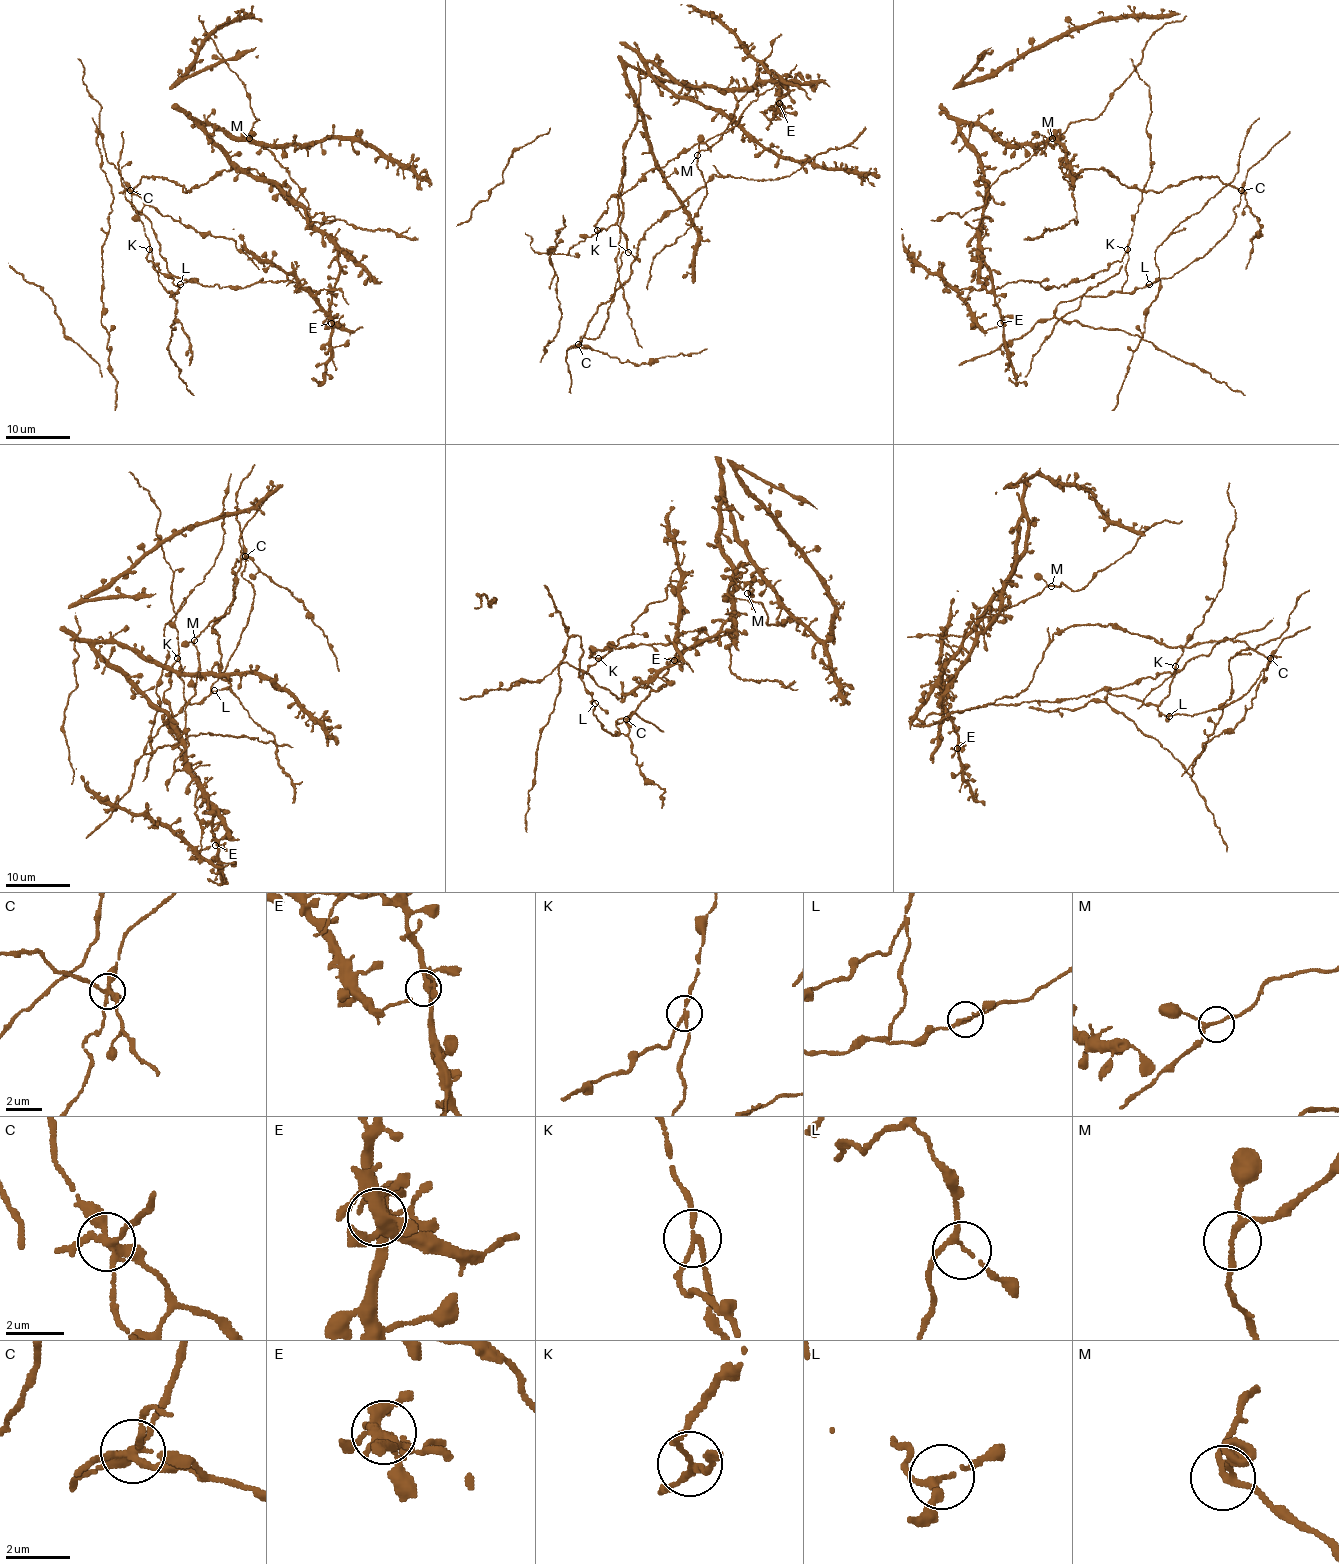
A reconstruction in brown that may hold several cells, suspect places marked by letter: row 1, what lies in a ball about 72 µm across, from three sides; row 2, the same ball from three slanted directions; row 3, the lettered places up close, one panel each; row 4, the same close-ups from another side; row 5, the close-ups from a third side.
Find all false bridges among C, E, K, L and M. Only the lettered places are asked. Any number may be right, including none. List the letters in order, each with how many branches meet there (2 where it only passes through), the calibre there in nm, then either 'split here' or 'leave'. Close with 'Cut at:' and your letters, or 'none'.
C: 5 branches meet; 280 nm thick; split here
E: 6 branches meet; 320 nm thick; leave
K: 3 branches meet; 160 nm thick; split here
L: 3 branches meet; 150 nm thick; leave
M: 3 branches meet; 160 nm thick; leave
Cut at: C, K

